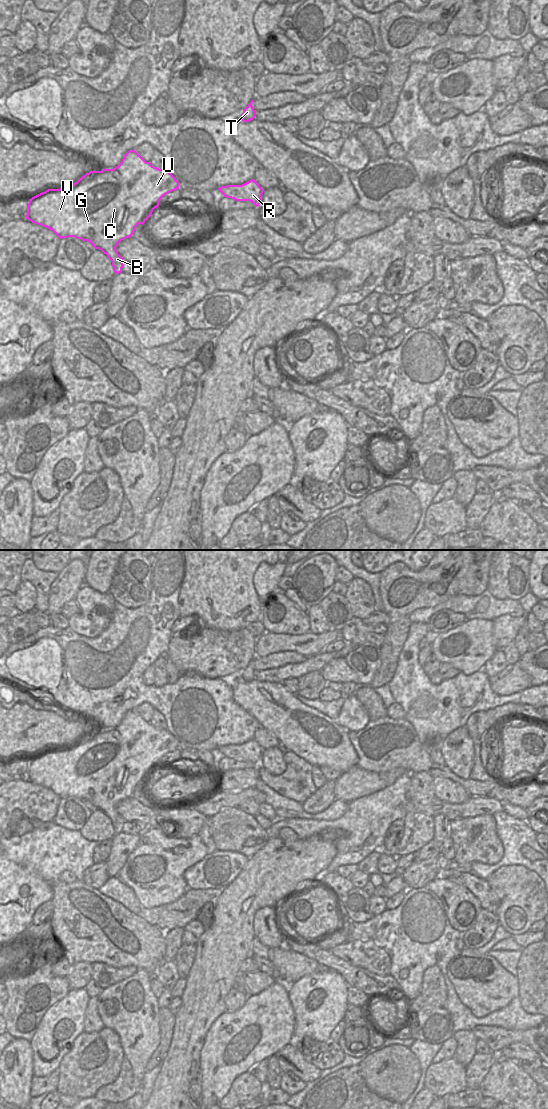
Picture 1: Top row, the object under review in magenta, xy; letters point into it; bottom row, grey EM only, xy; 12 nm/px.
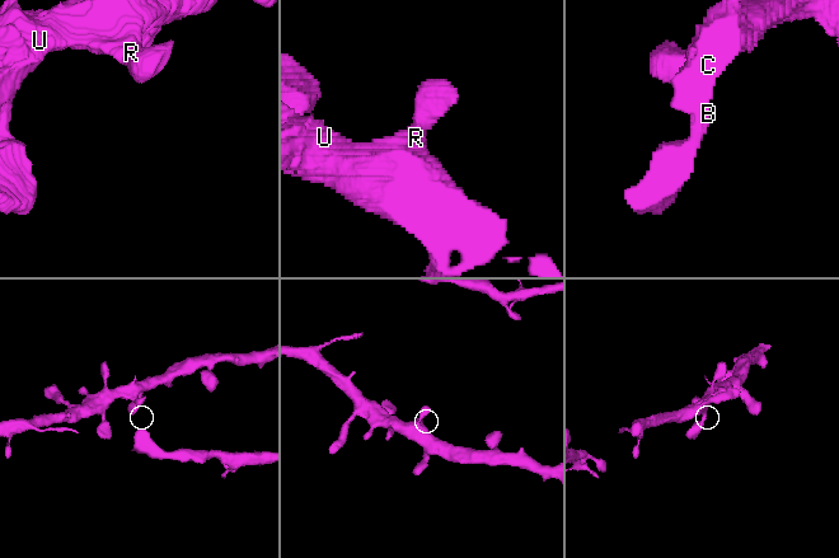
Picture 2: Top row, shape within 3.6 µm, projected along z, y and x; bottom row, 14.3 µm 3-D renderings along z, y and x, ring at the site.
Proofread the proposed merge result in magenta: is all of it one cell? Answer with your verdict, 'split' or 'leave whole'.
leave whole

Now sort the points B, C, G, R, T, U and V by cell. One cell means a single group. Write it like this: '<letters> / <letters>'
B C G R T U V

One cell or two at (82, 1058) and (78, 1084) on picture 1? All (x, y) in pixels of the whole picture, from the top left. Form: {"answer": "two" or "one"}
{"answer": "one"}

